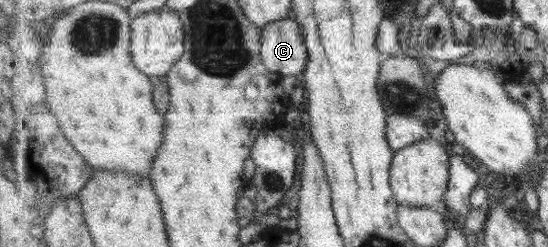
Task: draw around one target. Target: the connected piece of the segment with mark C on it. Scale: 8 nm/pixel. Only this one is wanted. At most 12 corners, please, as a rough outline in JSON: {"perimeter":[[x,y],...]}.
{"perimeter":[[293,17],[268,23],[261,56],[268,70],[303,74],[304,29]]}

